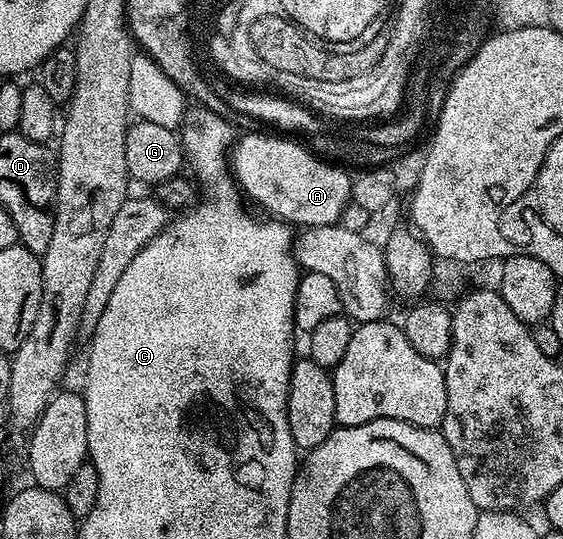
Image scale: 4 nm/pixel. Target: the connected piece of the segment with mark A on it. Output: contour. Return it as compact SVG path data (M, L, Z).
M270 132L261 134L243 134L242 137L232 145L229 151L229 170L239 181L239 186L259 206L268 210L268 215L282 220L288 224L294 224L299 228L308 226L334 226L339 221L341 212L351 201L351 179L350 173L346 174L344 168L339 164L332 164L324 160L318 154L310 154L299 142L290 142L290 137L279 136L274 138Z

